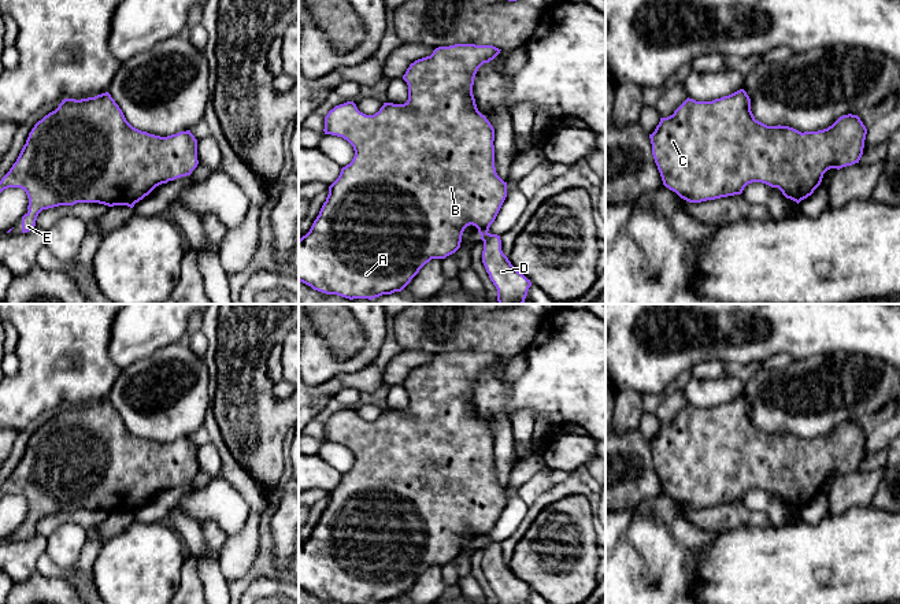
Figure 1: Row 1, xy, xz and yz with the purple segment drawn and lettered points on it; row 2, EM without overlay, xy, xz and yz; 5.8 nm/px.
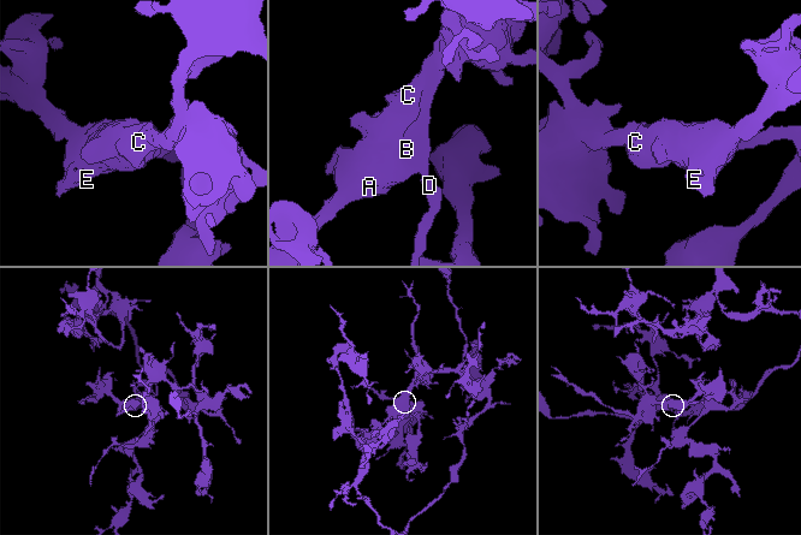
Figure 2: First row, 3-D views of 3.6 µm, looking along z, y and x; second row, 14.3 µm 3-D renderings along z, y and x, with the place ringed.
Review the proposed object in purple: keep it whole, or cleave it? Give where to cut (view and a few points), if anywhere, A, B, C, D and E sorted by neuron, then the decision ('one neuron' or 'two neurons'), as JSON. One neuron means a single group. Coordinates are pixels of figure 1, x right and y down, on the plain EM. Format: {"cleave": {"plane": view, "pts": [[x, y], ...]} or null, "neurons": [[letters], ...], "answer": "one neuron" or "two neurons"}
{"cleave": null, "neurons": [["A", "B", "C", "D", "E"]], "answer": "one neuron"}

